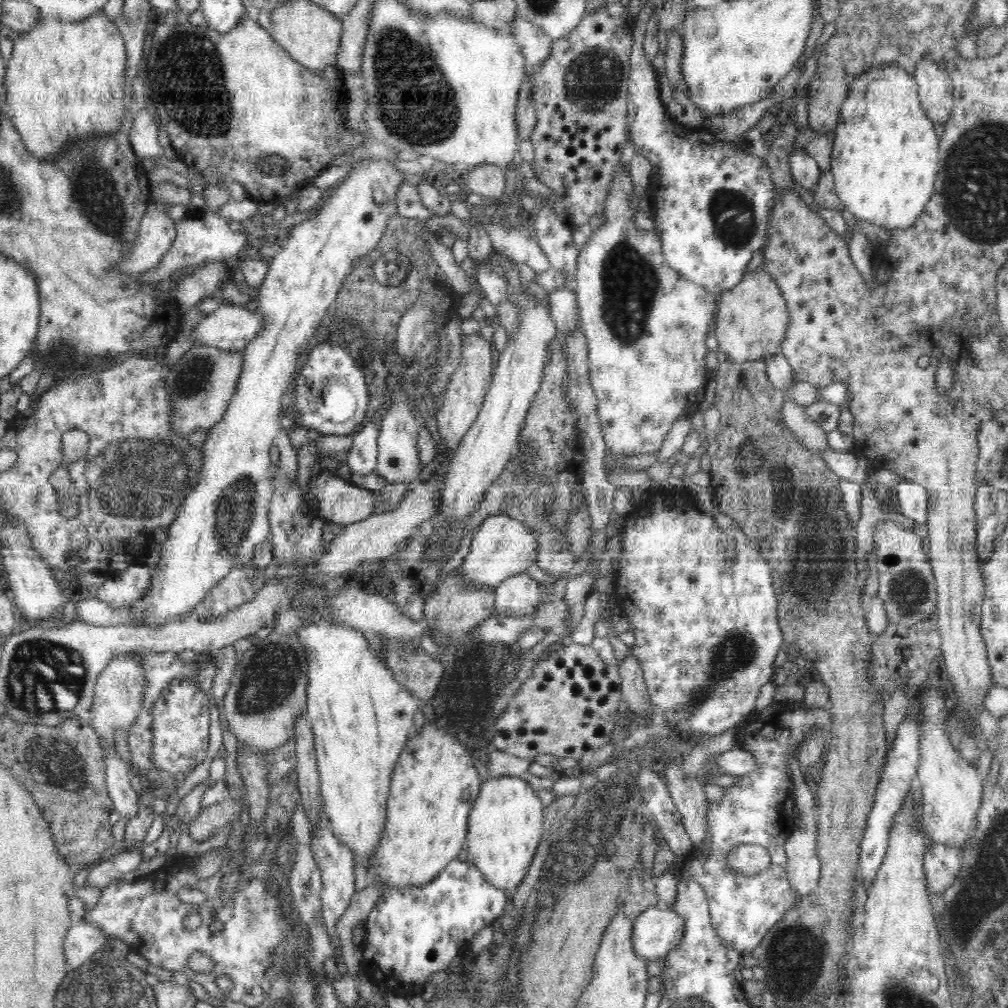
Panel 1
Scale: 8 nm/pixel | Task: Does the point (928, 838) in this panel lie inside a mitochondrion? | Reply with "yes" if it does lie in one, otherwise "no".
no

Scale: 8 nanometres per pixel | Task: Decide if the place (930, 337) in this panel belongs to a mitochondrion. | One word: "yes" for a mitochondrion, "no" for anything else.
no

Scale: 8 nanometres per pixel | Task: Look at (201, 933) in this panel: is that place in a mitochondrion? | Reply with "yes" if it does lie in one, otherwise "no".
no

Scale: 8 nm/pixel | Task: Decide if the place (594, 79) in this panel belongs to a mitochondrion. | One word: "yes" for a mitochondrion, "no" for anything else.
yes

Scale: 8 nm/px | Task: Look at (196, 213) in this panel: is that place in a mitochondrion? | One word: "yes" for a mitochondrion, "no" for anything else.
no

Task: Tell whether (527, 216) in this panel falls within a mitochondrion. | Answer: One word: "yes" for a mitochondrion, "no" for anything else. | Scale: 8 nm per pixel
no

